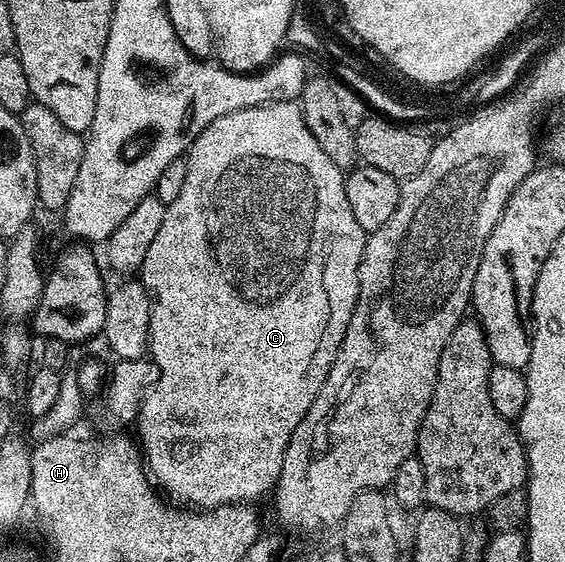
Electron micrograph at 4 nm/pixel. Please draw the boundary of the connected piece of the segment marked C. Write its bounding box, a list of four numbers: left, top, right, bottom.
[136,102,368,509]

